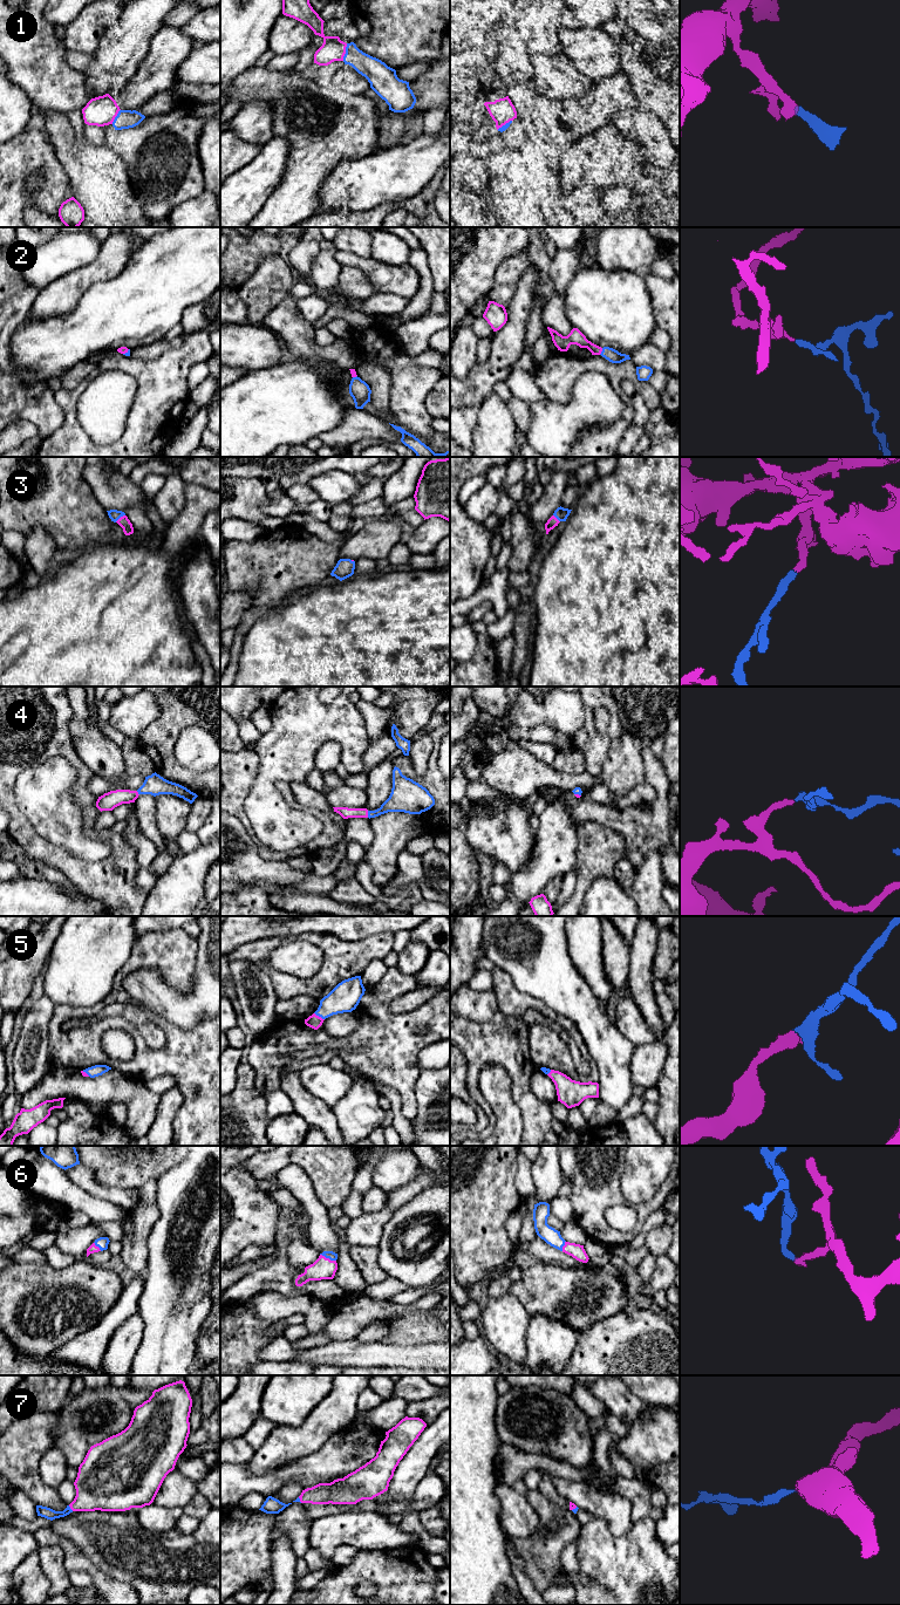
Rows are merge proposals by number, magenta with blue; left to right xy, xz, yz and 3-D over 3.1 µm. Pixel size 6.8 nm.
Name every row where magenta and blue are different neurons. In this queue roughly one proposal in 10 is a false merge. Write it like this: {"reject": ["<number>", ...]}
{"reject": []}

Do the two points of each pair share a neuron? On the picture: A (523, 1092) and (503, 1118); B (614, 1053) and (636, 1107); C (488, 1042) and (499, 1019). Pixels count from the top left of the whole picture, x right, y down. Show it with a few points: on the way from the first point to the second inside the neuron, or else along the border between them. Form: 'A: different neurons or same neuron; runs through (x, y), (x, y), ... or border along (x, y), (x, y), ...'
A: different neurons; border along (509, 1076), (512, 1099), (520, 1113), (524, 1128)
B: different neurons; border along (633, 1095), (618, 1111)
C: same neuron; runs through (493, 1036), (499, 1030), (499, 1025)

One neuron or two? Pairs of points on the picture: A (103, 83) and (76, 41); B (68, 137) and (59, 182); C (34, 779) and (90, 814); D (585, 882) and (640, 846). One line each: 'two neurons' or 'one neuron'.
A: two neurons
B: two neurons
C: two neurons
D: two neurons

